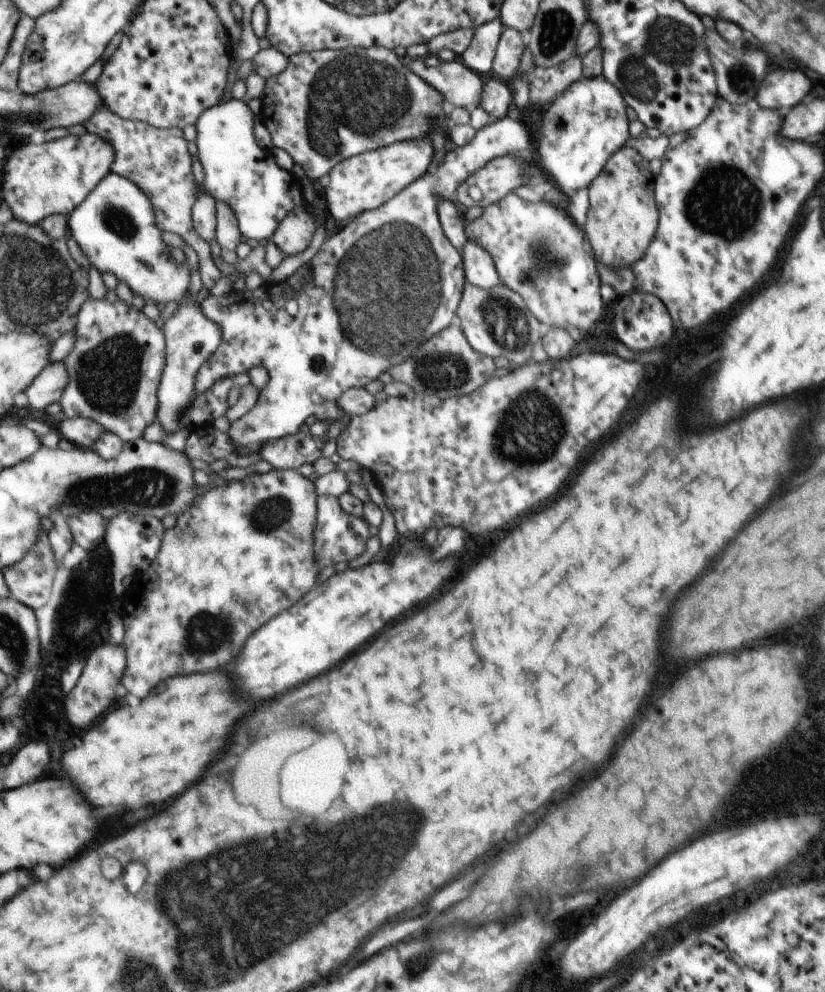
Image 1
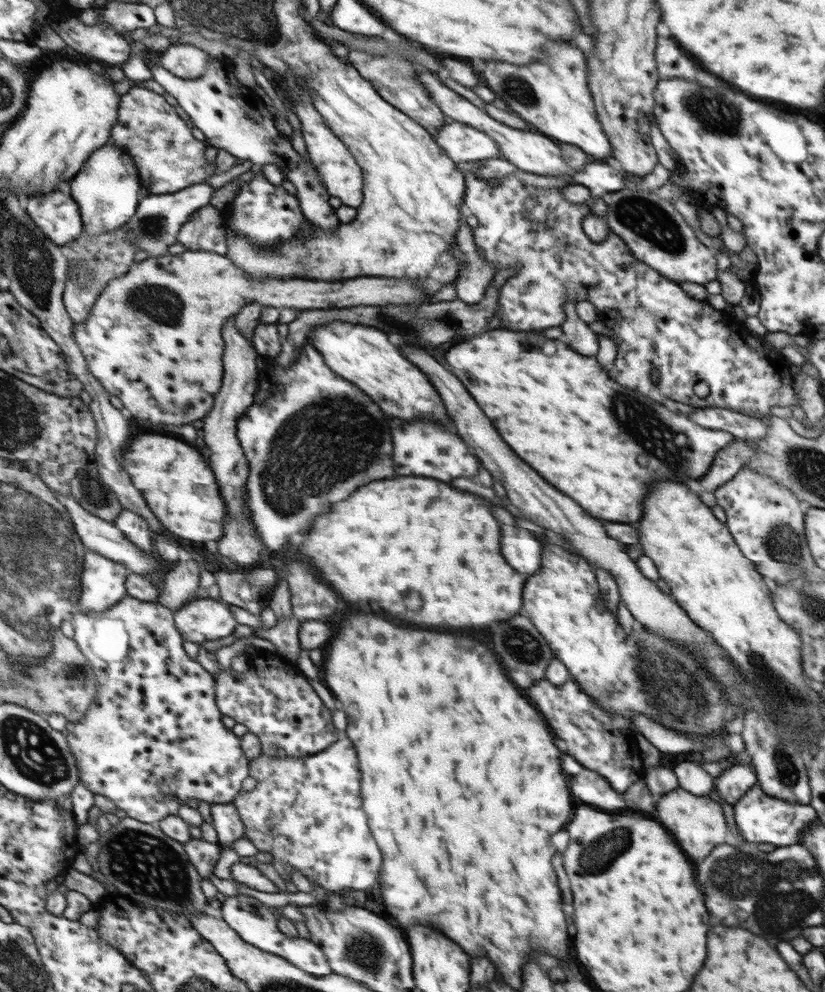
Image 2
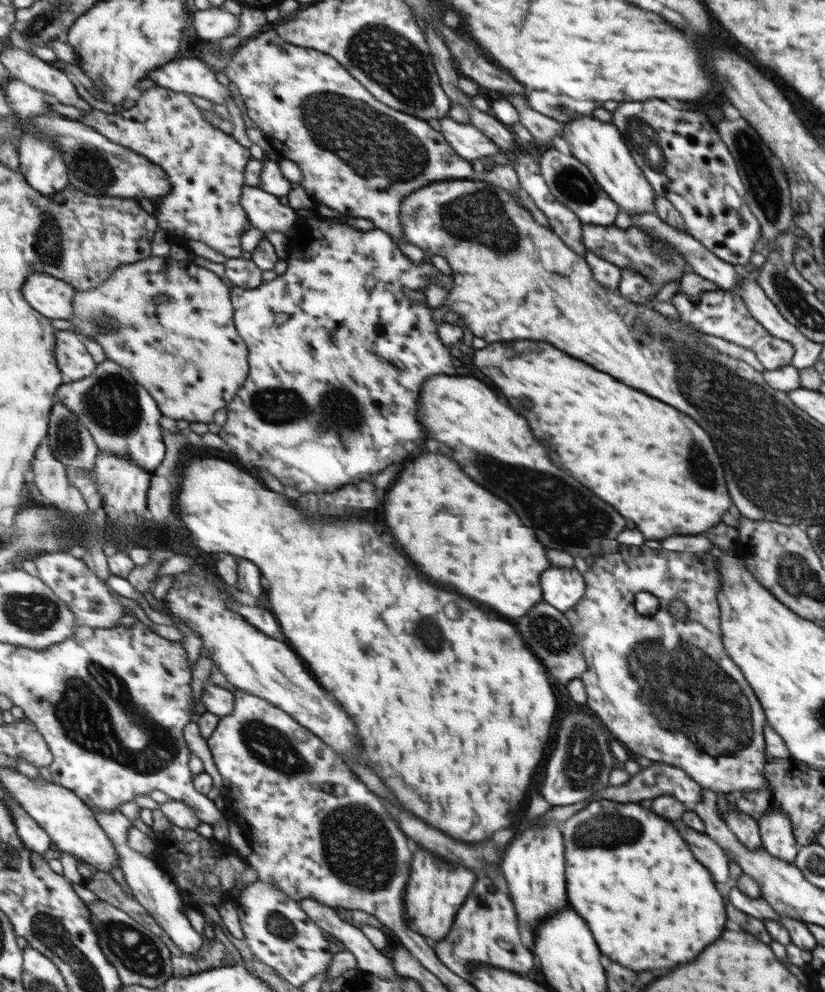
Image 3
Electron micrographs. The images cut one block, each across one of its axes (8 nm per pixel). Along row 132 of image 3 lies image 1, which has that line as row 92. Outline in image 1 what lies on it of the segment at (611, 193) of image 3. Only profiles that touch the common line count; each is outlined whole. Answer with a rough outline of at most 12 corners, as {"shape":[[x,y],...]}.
{"shape":[[603,76],[557,96],[538,169],[561,194],[590,185],[627,140],[622,93]]}

